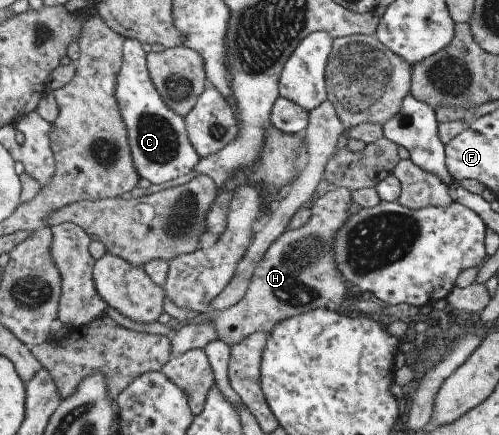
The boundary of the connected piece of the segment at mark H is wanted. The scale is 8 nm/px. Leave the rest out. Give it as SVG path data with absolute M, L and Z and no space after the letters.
M336 187L333 191L329 191L321 197L314 197L309 202L311 212L306 223L295 230L286 229L272 241L264 252L264 255L262 255L254 266L244 295L234 305L225 310L212 310L200 313L200 315L195 316L188 322L179 322L180 327L184 324L193 324L202 320L208 320L215 325L217 339L222 340L230 347L236 345L242 338L246 338L254 332L267 334L276 323L292 317L292 315L304 313L317 307L336 310L340 300L343 299L347 284L334 265L331 247L333 244L333 233L341 226L346 216L352 211L351 193L351 190Z

